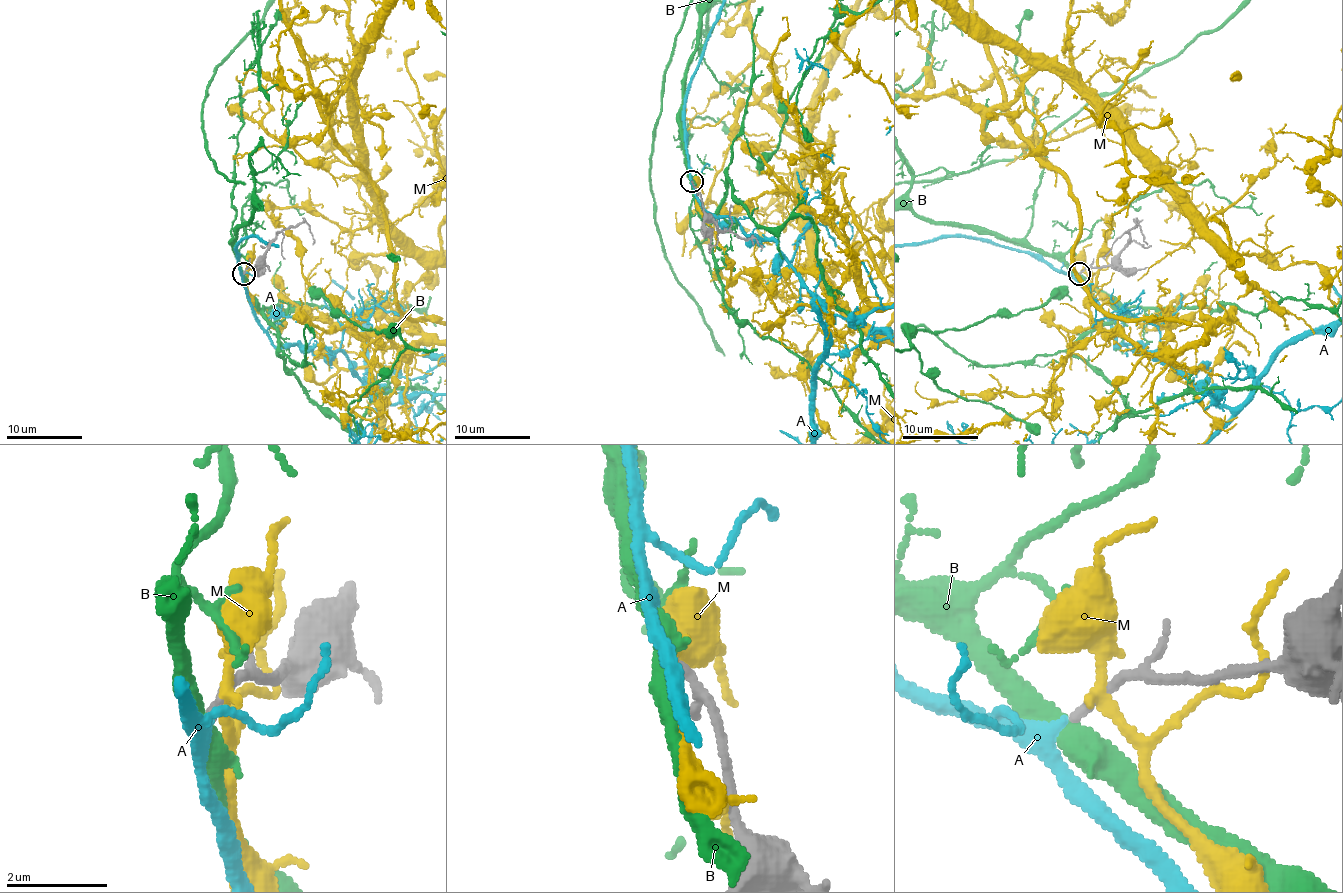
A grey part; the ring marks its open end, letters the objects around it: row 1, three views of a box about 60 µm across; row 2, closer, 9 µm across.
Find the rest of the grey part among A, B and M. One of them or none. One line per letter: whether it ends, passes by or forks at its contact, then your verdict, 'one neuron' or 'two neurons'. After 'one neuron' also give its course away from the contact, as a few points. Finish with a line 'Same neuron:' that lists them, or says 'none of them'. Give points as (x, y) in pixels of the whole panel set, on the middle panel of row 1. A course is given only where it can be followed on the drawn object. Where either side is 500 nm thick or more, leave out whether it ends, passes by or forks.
A: it passes by | one neuron
B: it passes by | two neurons
M: it passes by | two neurons
Same neuron: A

